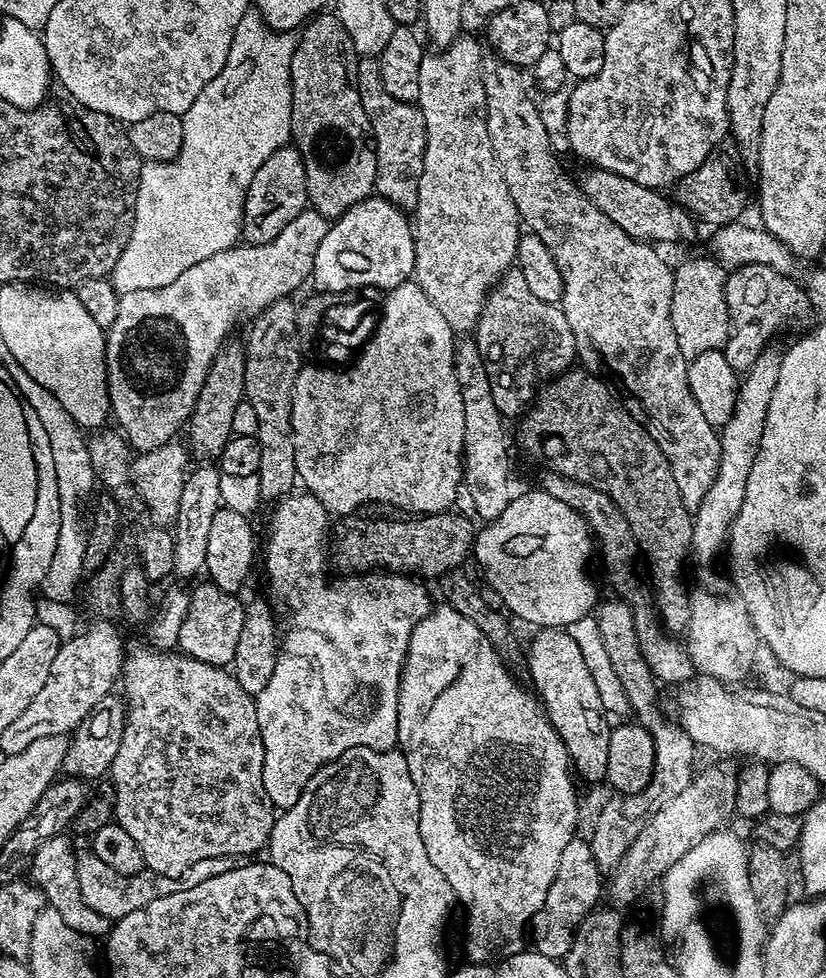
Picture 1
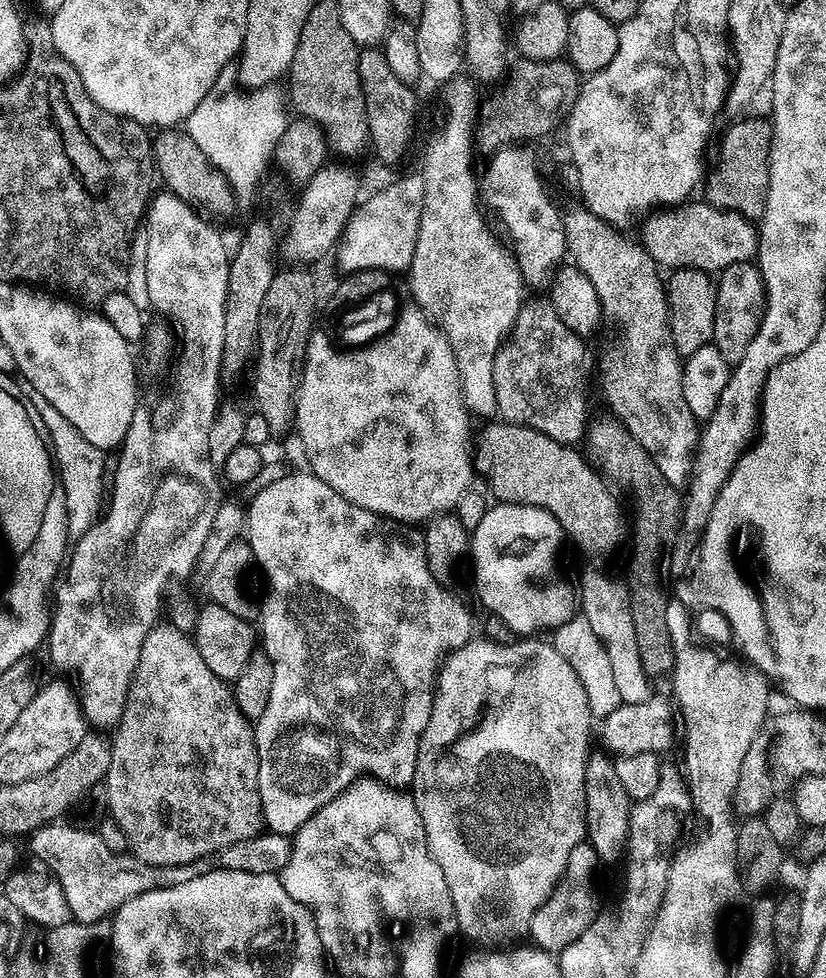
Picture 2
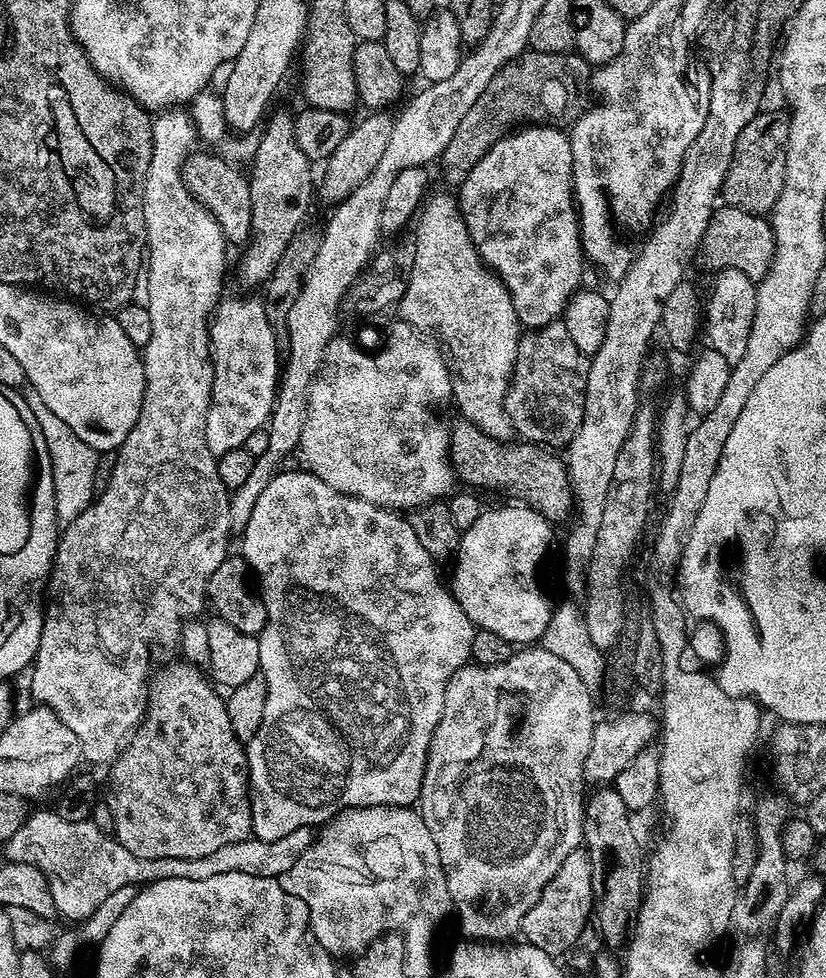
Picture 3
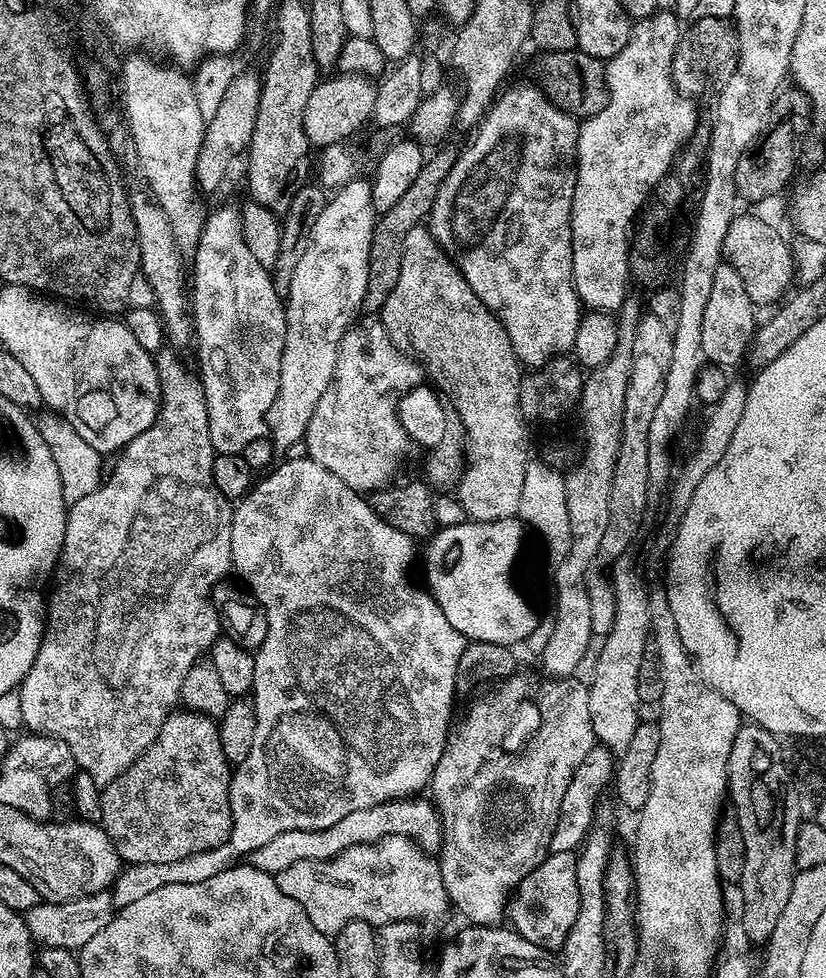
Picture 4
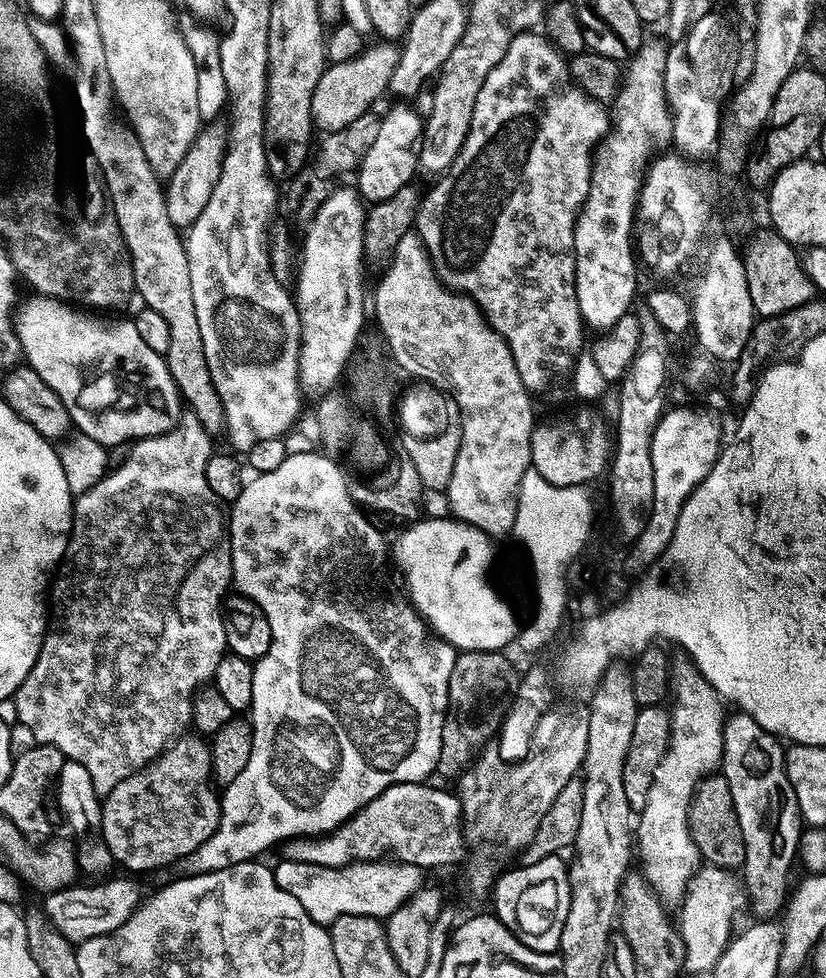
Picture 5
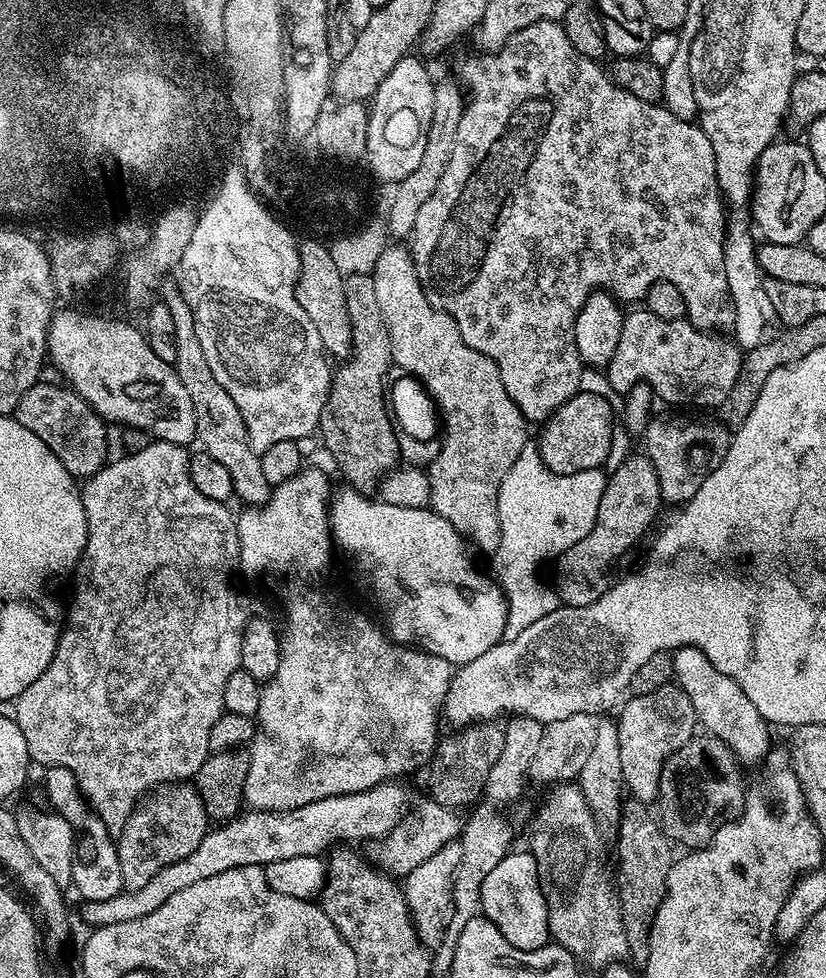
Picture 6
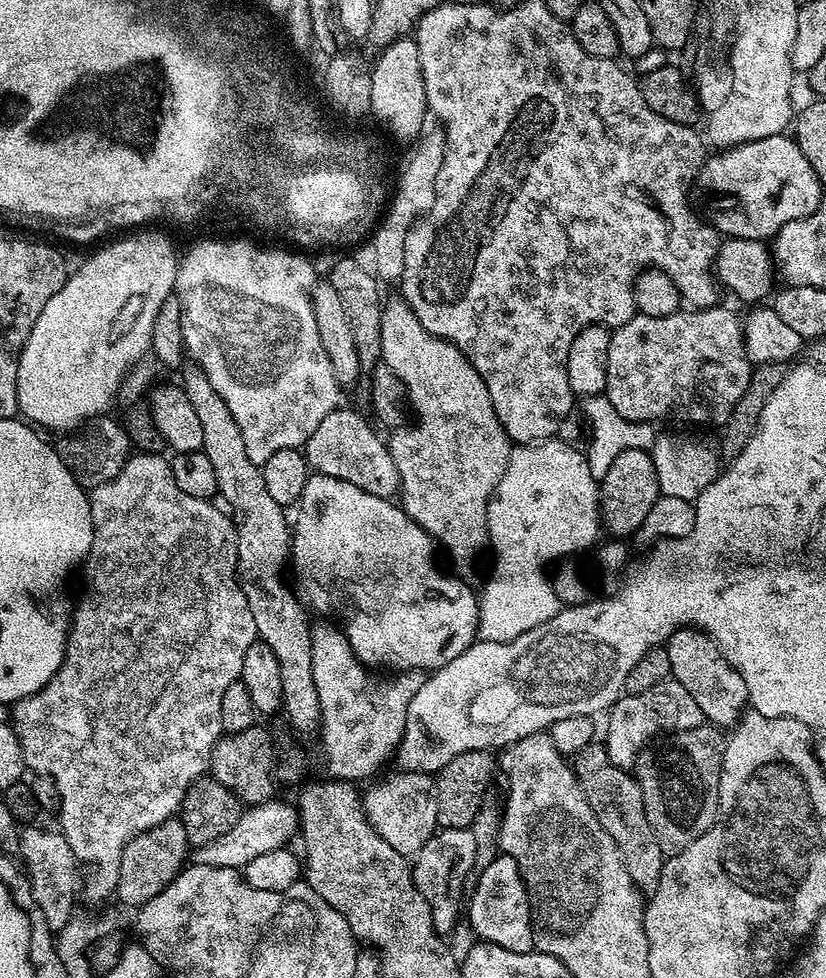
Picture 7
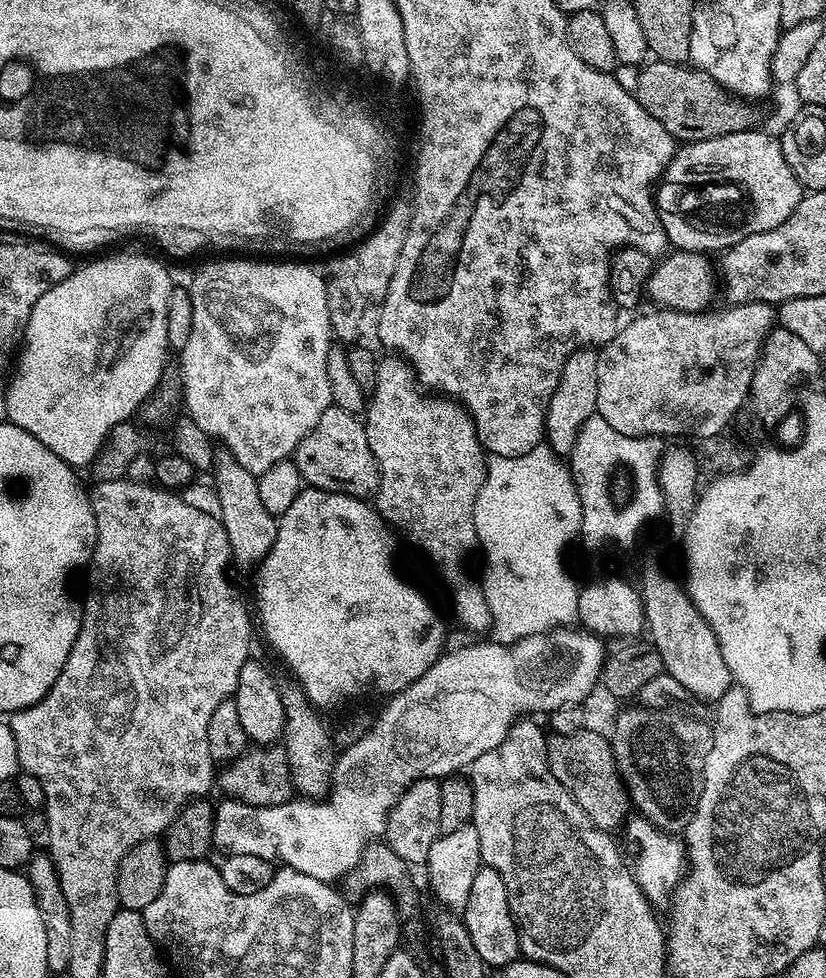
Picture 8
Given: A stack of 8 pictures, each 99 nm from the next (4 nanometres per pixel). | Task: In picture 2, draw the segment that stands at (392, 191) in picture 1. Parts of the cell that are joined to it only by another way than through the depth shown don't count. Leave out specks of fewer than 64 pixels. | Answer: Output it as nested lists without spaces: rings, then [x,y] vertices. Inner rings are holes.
[[[364,46],[360,48],[358,74],[362,94],[366,98],[368,134],[371,147],[376,147],[376,156],[384,164],[396,164],[408,152],[412,135],[416,132],[416,96],[413,85],[402,82],[390,70],[383,47]]]

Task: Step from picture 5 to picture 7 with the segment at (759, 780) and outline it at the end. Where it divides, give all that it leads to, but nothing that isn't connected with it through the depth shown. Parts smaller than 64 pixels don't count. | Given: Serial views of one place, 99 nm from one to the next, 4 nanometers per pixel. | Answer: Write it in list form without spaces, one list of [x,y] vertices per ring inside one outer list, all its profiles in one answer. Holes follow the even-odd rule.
[[[691,626],[673,632],[666,641],[670,658],[671,679],[682,682],[694,702],[698,702],[698,710],[702,710],[705,721],[717,726],[735,725],[748,704],[746,682],[742,682],[742,674],[726,662],[722,650],[699,628]]]

